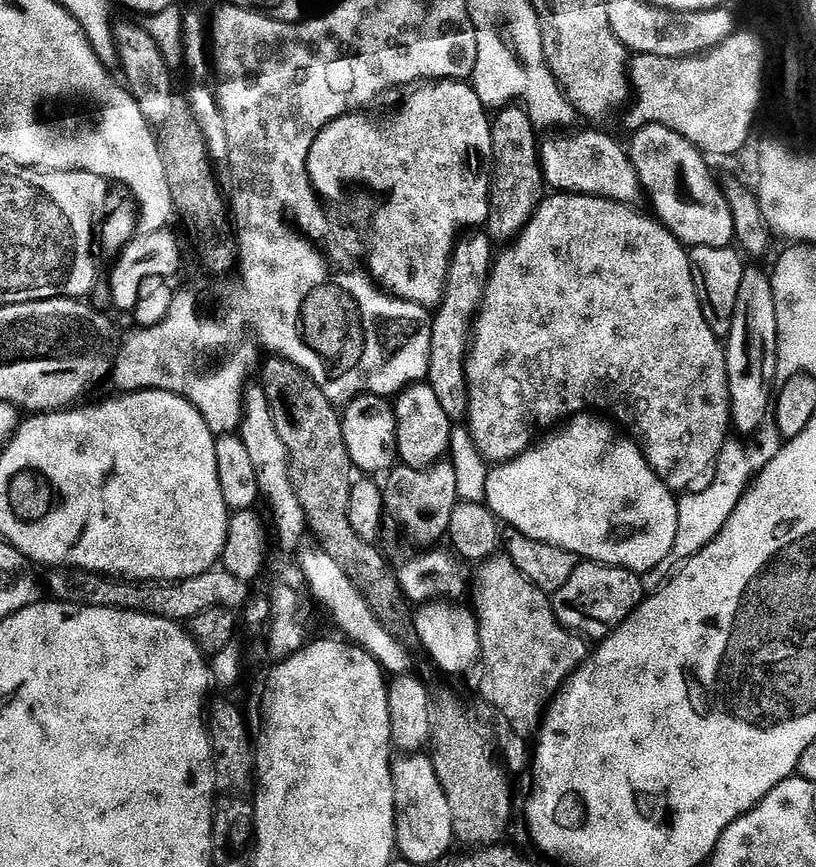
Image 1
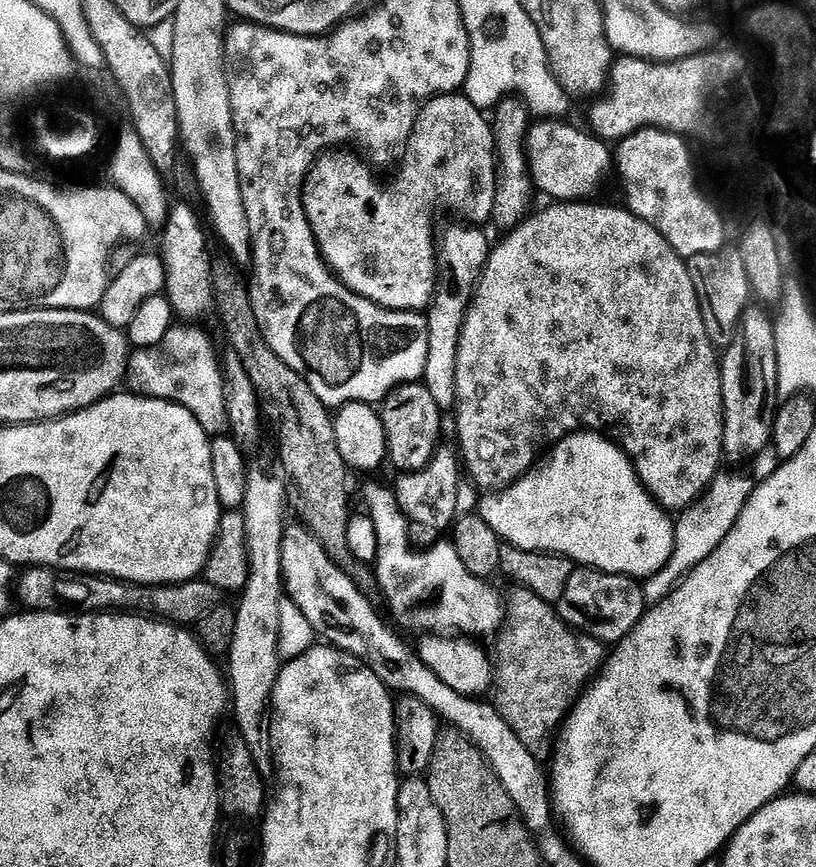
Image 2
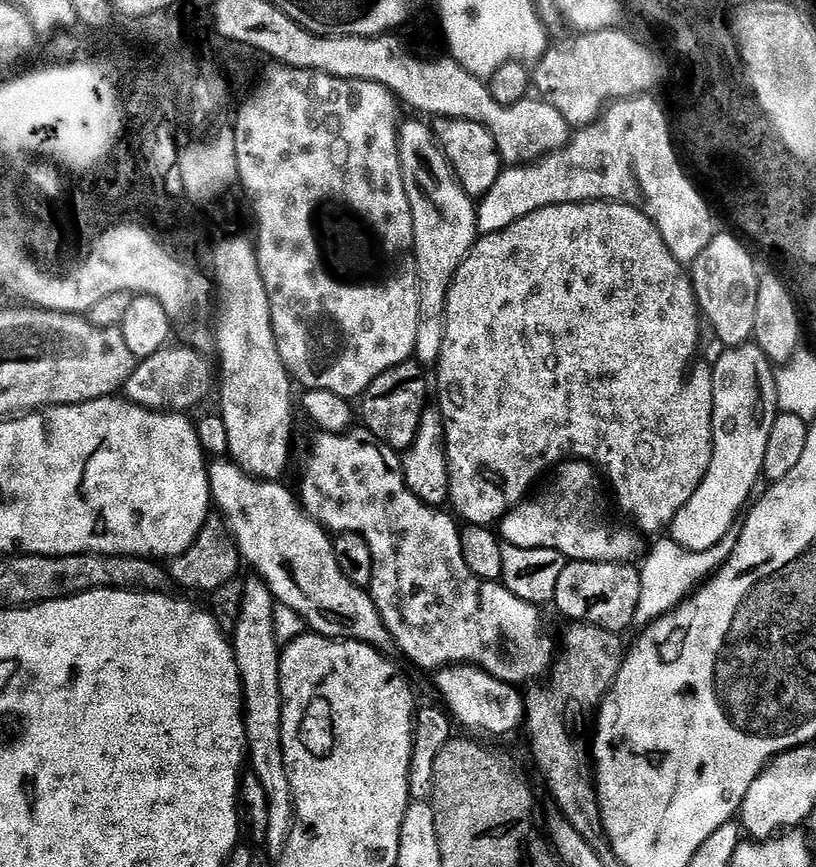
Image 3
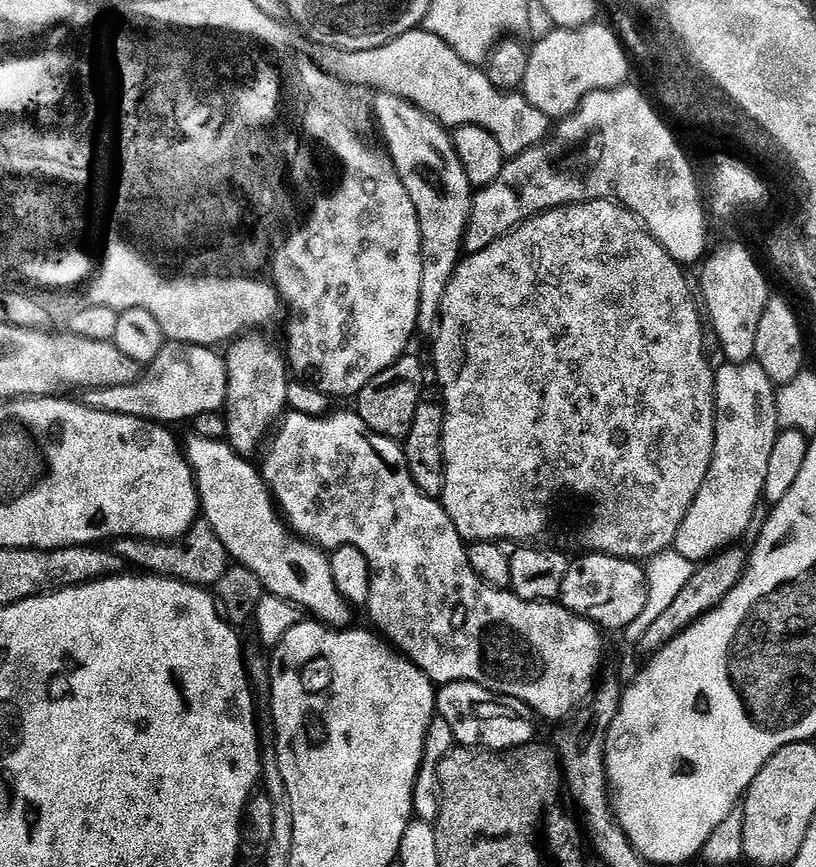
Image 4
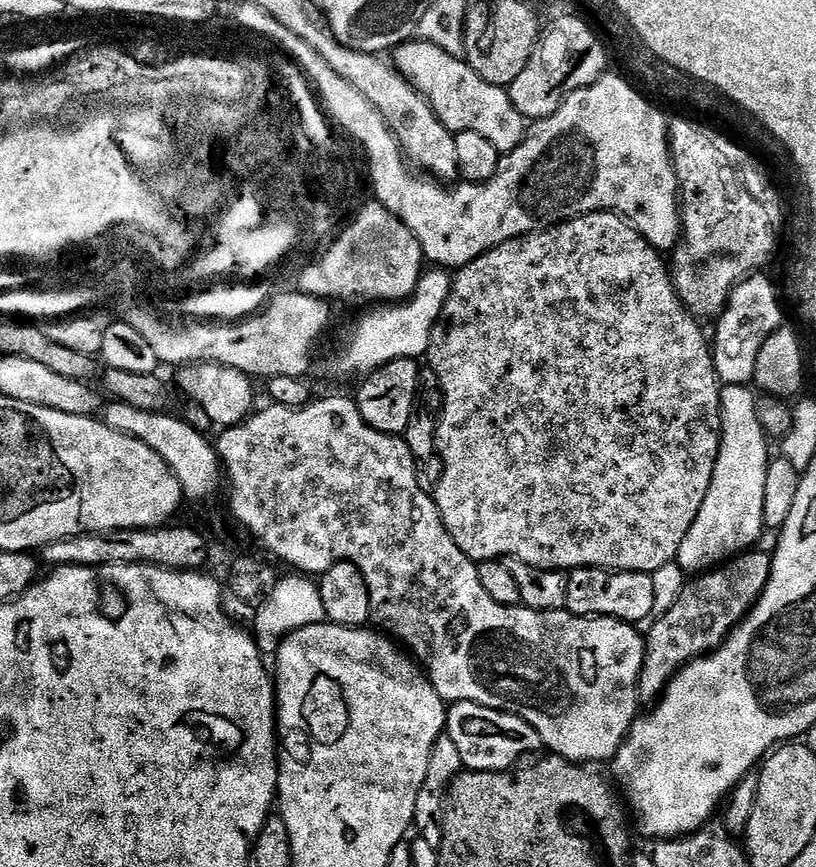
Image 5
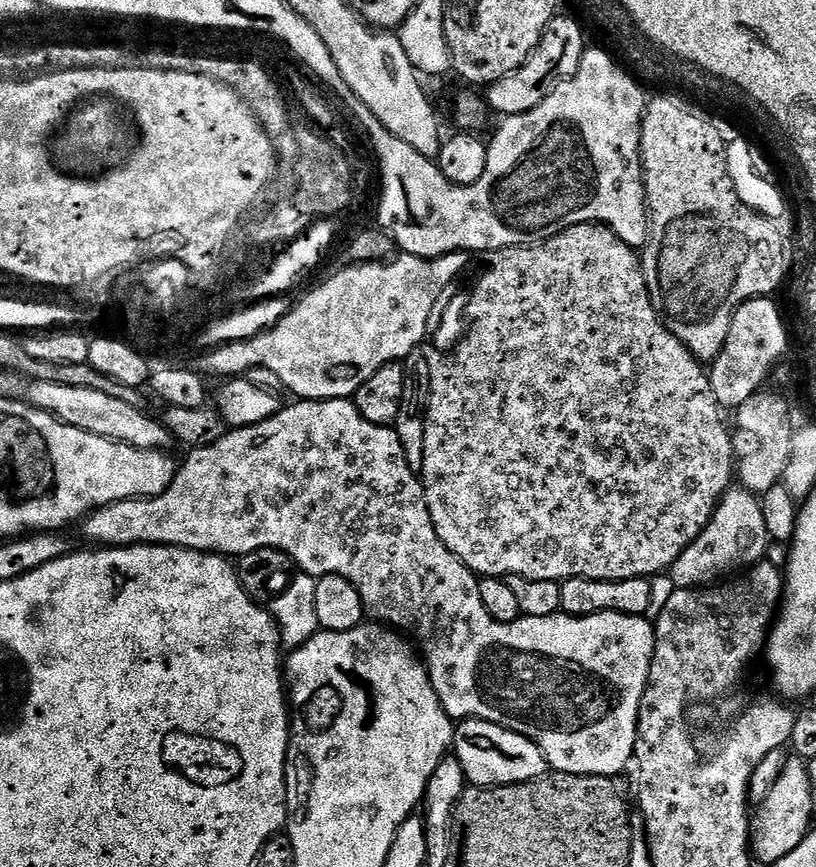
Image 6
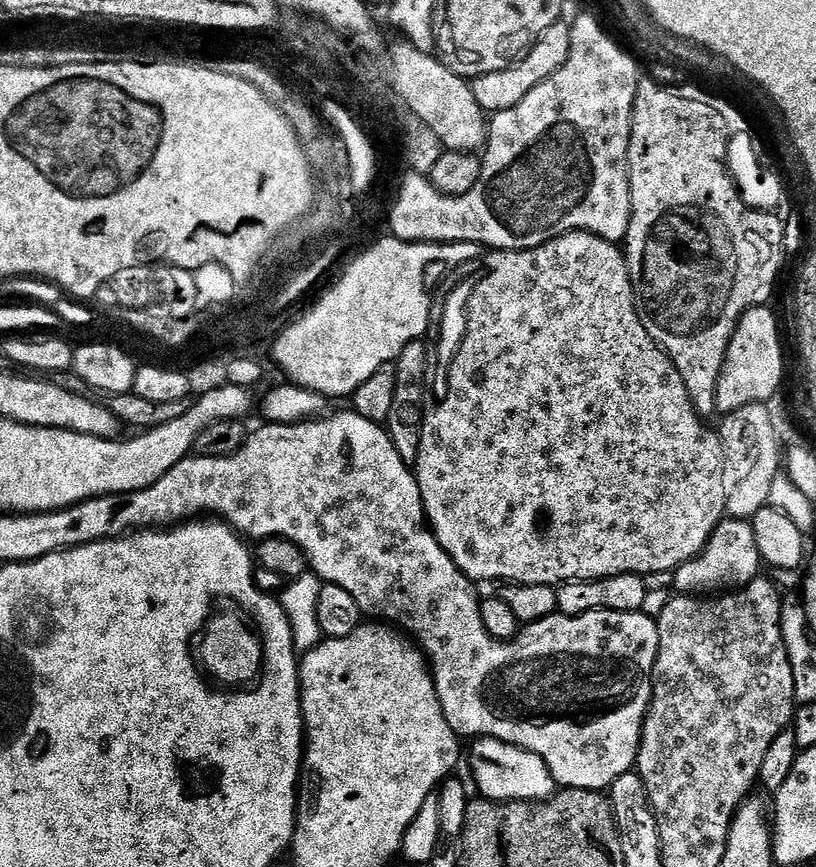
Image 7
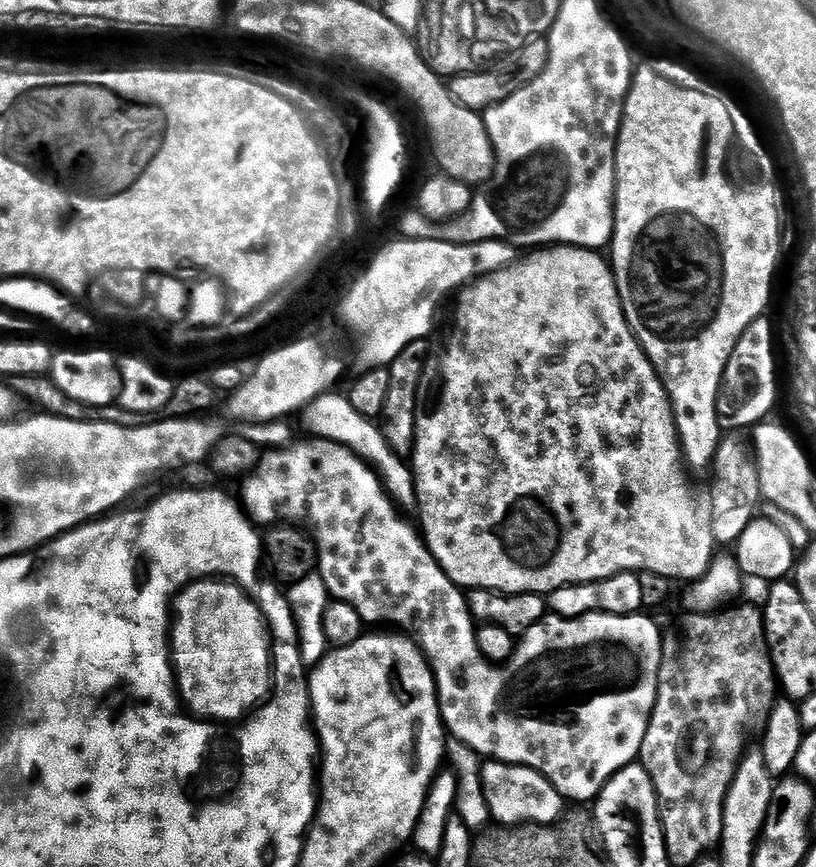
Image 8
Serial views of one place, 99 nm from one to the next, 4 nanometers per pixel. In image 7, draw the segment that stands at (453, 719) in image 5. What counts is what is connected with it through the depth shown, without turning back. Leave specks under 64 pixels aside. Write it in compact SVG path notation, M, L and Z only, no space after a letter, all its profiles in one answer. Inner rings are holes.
M482 736L471 741L472 776L480 787L479 795L486 800L507 802L509 800L531 800L543 802L558 791L558 785L550 774L546 762L538 754L527 752L513 744L496 740L492 736Z

